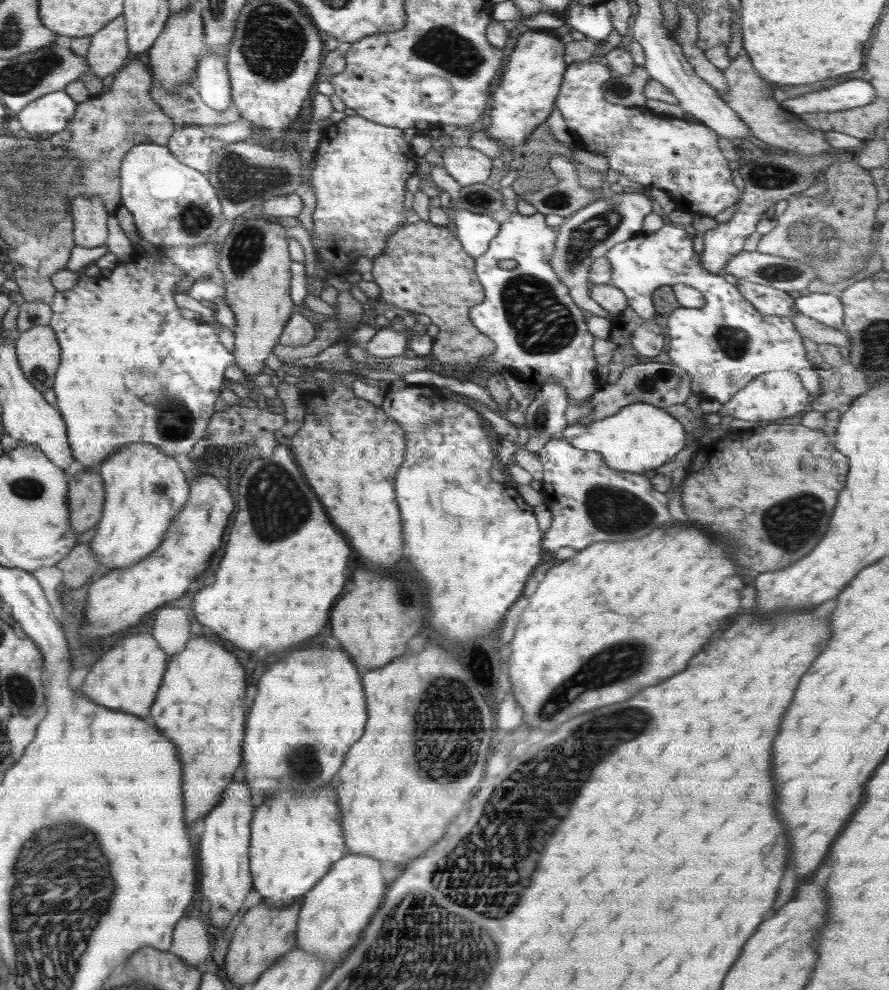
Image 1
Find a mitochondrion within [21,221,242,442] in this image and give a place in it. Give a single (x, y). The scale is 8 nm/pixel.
(38, 373)

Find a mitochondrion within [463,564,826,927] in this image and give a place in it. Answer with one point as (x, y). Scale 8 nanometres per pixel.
(624, 661)

